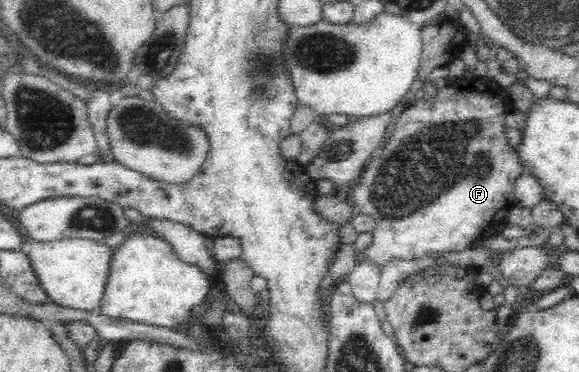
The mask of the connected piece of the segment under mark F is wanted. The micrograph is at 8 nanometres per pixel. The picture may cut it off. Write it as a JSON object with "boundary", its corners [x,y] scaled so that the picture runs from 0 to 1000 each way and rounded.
{"boundary":[[[798,207],[786,215],[775,231],[760,223],[753,261],[750,266],[722,266],[715,272],[715,282],[701,282],[694,293],[694,304],[686,317],[677,320],[680,341],[672,347],[672,374],[663,384],[660,411],[653,422],[642,425],[630,449],[630,457],[622,468],[620,489],[604,513],[606,540],[620,556],[623,573],[636,575],[649,589],[649,616],[642,621],[642,651],[632,669],[627,672],[627,685],[639,699],[656,704],[660,718],[674,702],[674,696],[713,699],[718,704],[734,702],[741,685],[750,691],[753,680],[769,680],[774,675],[798,675],[819,661],[829,642],[848,637],[855,624],[860,624],[867,599],[870,599],[870,578],[876,562],[888,556],[891,522],[891,481],[898,470],[908,465],[908,449],[898,435],[898,414],[895,403],[884,395],[874,366],[874,341],[870,341],[870,285],[864,277],[867,261],[857,255],[860,231],[848,220],[841,207]]]}

